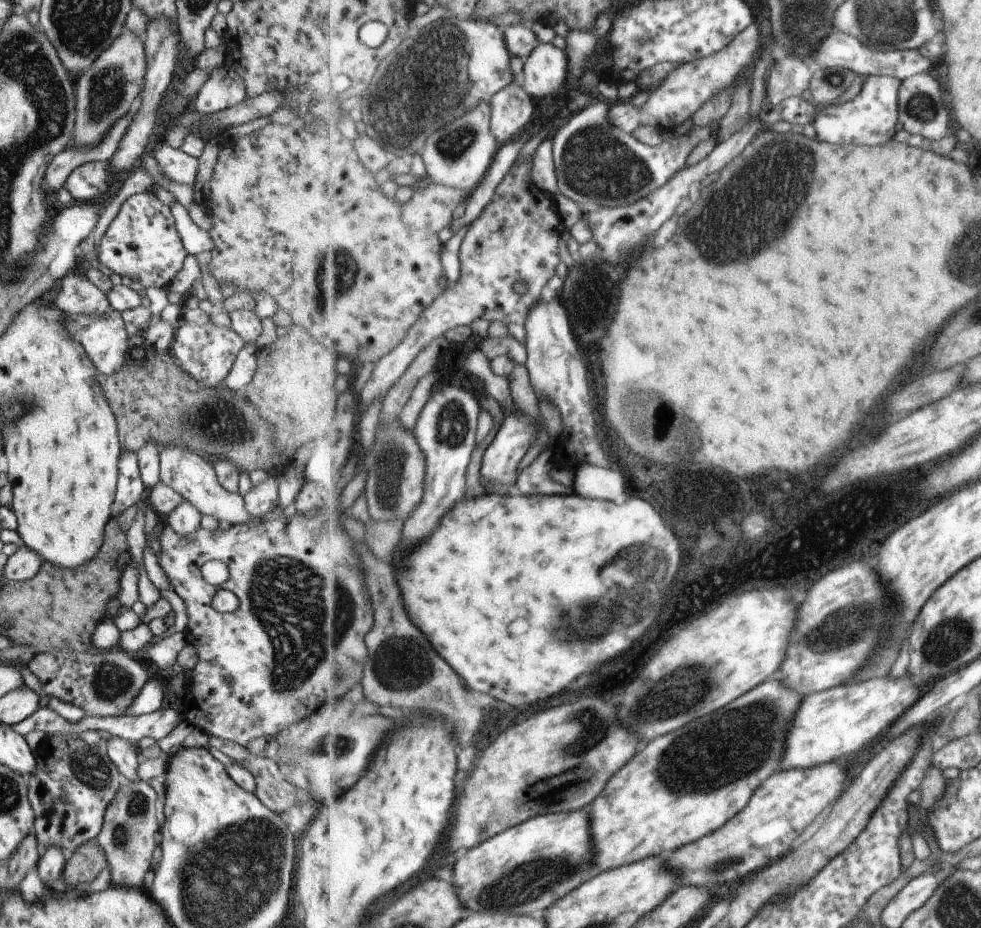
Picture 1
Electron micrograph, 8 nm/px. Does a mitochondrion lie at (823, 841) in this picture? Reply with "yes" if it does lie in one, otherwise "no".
no

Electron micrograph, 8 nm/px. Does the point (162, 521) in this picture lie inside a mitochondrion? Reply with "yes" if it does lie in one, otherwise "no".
no

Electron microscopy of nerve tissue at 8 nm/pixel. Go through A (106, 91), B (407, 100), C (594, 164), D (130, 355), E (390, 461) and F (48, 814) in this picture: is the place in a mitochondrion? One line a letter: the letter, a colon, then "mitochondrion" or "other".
A: mitochondrion
B: mitochondrion
C: mitochondrion
D: other
E: mitochondrion
F: other

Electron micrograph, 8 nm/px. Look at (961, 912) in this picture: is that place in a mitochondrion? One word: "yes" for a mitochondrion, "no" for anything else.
yes

